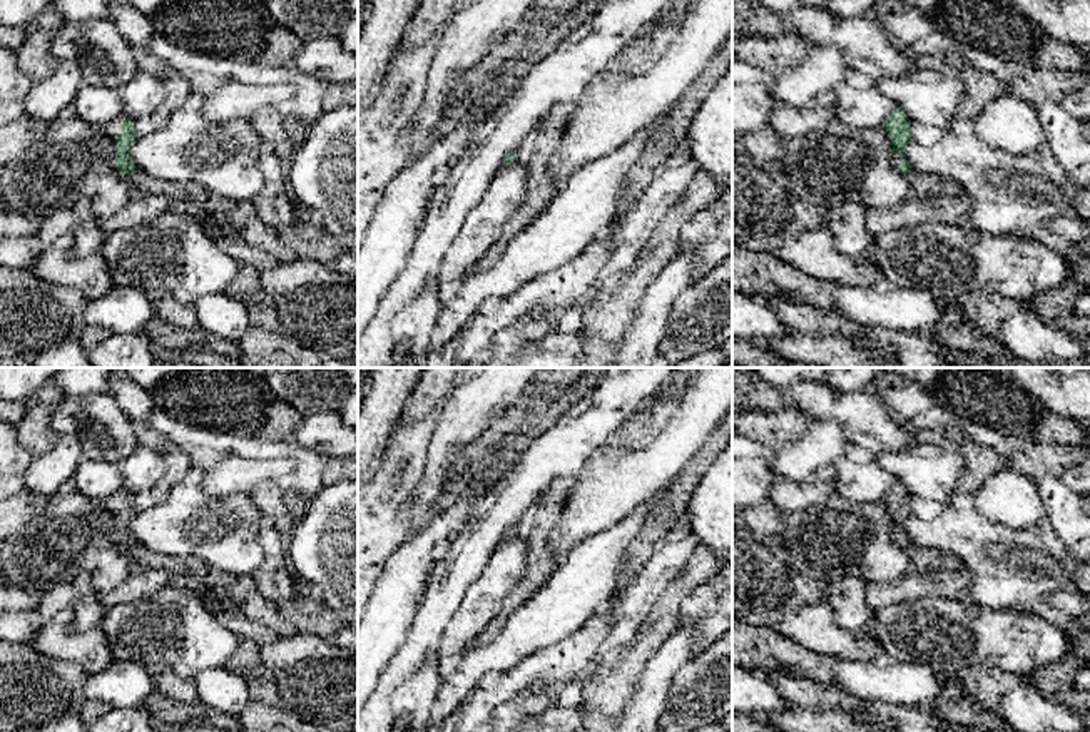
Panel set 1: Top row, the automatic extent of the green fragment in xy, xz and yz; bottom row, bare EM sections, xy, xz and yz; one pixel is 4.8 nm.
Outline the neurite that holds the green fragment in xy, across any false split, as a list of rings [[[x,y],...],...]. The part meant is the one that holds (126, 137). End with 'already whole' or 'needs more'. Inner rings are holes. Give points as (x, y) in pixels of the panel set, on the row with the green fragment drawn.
[[[125,114],[115,117],[114,120],[104,124],[100,130],[115,140],[115,164],[117,170],[129,177],[137,167],[129,159],[129,149],[137,140],[134,132],[134,119]]]; needs more

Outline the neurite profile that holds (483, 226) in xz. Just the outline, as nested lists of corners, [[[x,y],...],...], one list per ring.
[[[515,159],[495,174],[443,259],[440,286],[461,281],[498,244],[505,222],[525,199],[528,172],[530,164]]]

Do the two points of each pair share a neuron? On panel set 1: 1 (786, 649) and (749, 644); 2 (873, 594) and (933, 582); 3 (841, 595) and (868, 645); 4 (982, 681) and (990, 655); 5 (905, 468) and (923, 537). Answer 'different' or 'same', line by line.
1: same
2: same
3: different
4: different
5: different

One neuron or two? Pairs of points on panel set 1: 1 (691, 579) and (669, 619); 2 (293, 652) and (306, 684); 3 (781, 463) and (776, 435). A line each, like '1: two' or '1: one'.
1: one
2: one
3: two

